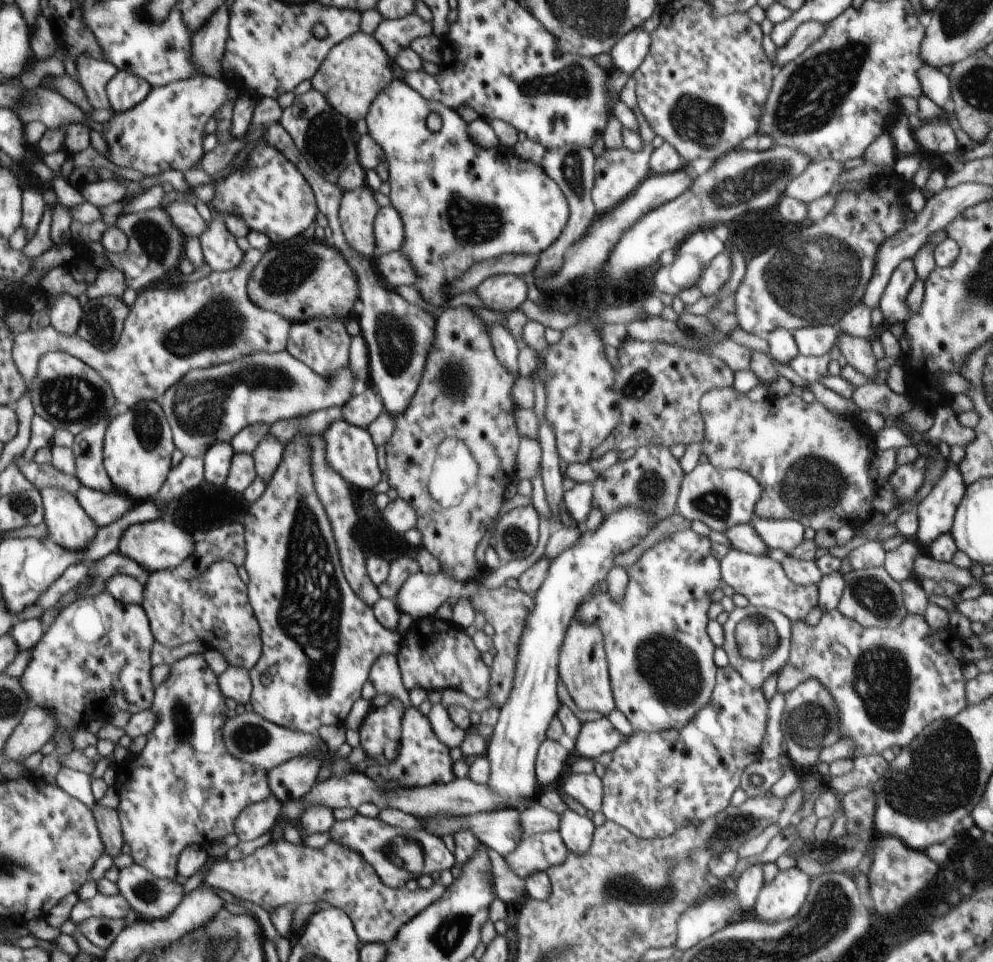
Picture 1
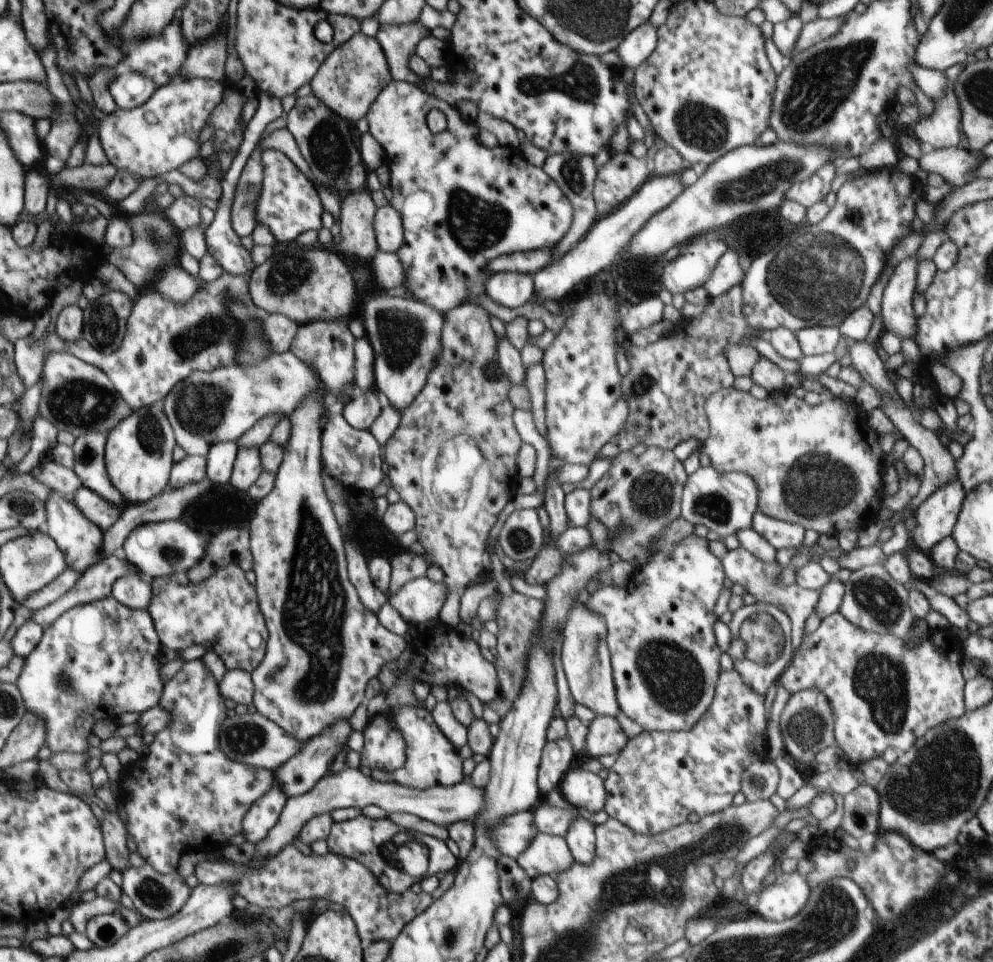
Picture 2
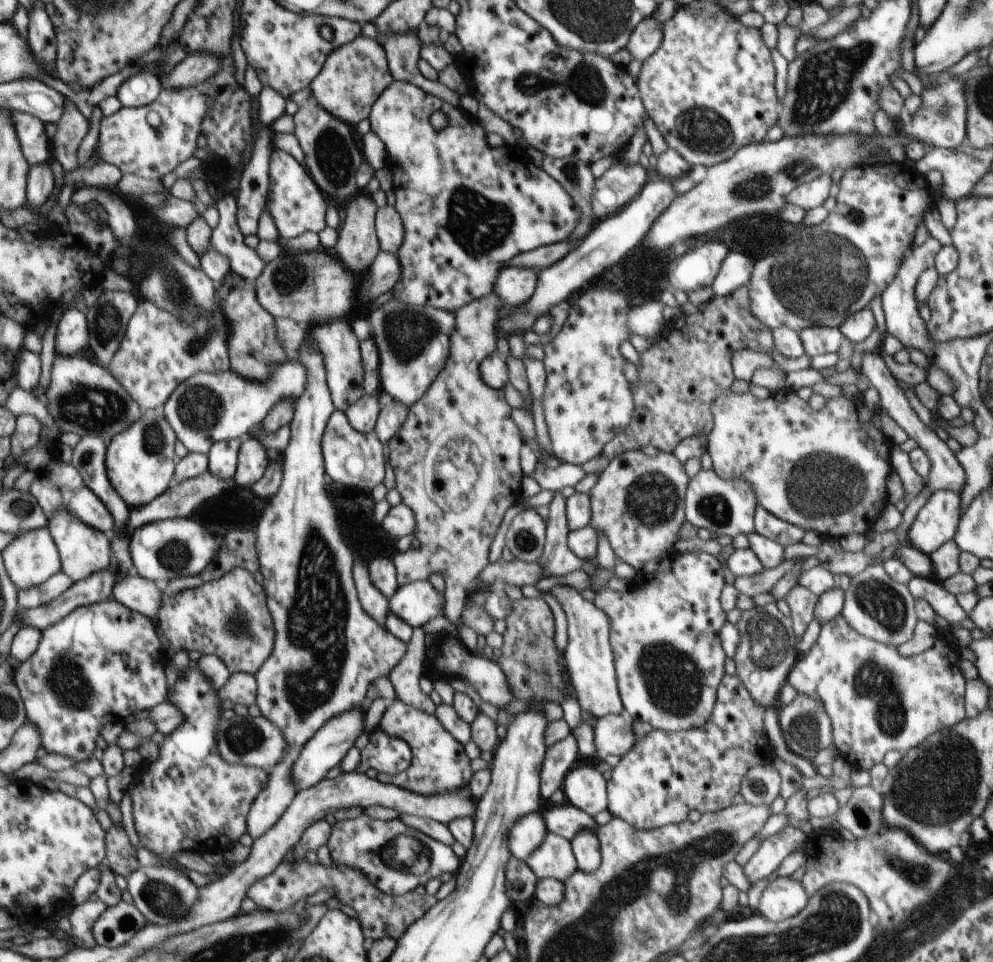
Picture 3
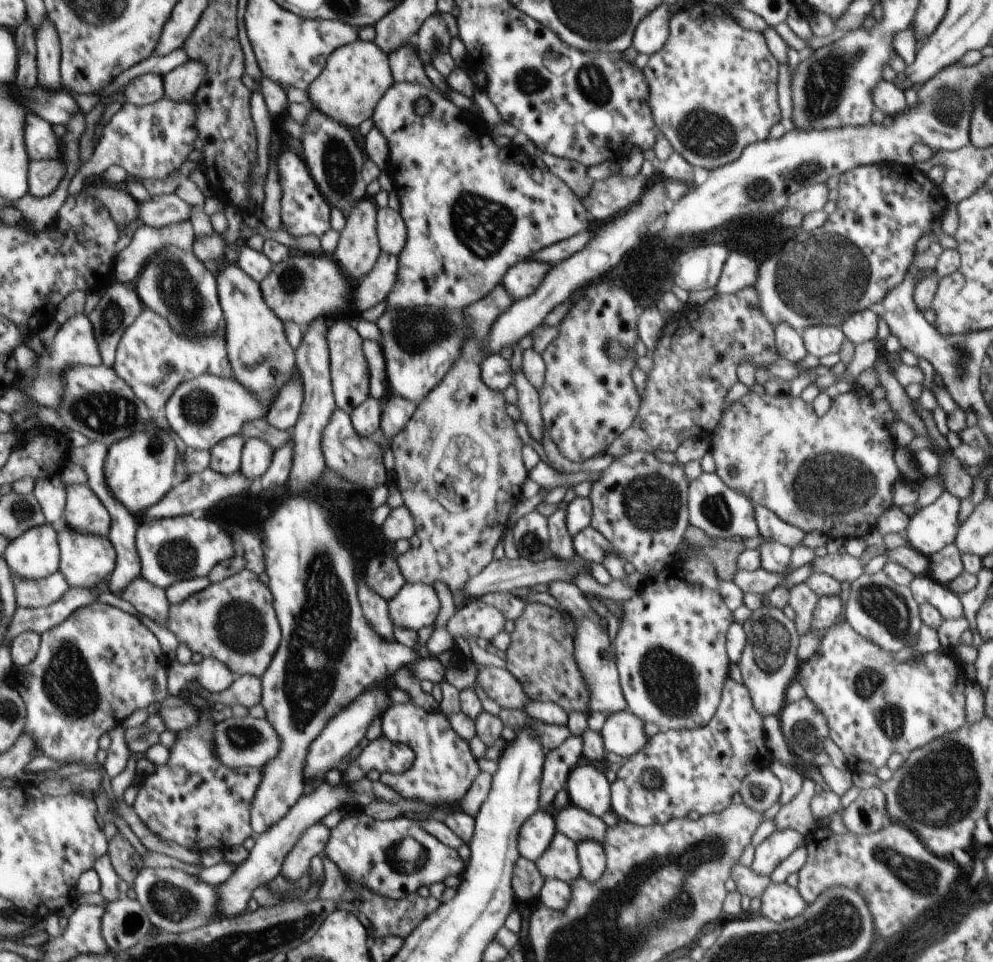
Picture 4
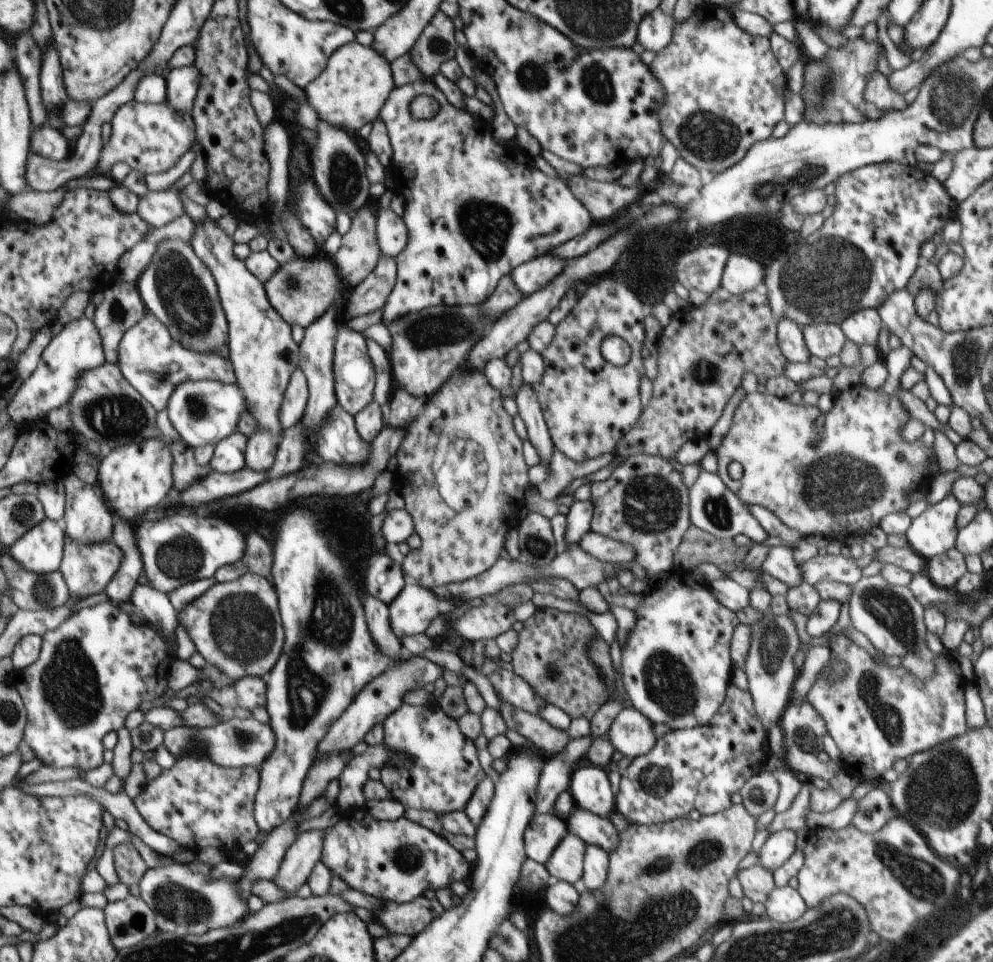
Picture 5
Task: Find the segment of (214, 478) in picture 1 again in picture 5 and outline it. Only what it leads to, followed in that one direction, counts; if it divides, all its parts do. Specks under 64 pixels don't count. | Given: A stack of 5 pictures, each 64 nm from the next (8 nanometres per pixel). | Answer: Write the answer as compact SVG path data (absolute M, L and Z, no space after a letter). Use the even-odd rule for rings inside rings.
M236 431L231 437L224 438L214 448L209 465L215 472L233 474L246 466L247 443L250 440L244 434Z

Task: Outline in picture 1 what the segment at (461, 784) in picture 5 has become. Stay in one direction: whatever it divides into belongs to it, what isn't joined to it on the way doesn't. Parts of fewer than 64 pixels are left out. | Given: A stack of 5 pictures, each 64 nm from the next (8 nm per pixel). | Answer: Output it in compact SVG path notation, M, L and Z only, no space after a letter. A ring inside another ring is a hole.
M412 707L405 710L402 718L400 750L397 751L396 758L386 763L383 768L379 764L370 766L365 775L379 784L384 779L391 779L404 782L409 788L444 785L455 780L452 762L450 749L436 738L427 716L419 708Z

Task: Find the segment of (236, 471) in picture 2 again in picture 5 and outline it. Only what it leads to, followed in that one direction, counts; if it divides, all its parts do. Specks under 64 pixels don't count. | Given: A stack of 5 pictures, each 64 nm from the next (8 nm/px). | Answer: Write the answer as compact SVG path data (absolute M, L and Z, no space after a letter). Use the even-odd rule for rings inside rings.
M209 217L195 226L191 242L195 254L207 264L218 284L219 298L230 327L227 358L235 372L237 386L251 404L250 413L258 426L248 438L245 467L254 472L267 472L272 468L283 439L278 414L290 378L298 369L299 345L292 338L292 327L268 302L266 284L248 270L244 261L234 256L234 244L234 240Z

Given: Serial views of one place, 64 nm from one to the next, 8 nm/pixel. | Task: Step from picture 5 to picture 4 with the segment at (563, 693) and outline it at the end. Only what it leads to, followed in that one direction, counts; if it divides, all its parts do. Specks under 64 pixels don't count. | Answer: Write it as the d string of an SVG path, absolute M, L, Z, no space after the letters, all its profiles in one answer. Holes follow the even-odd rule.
M526 602L522 615L514 620L514 631L510 634L510 646L502 653L506 668L516 682L520 682L524 694L532 701L554 702L566 713L582 712L588 716L590 692L580 678L580 670L574 660L574 620L562 616L554 609L540 602Z

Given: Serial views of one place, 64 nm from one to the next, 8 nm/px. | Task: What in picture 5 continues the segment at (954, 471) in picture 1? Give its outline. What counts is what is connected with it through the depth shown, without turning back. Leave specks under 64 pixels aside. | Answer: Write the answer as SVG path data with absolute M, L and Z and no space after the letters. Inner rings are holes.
M952 493L938 504L927 507L918 518L911 520L905 533L909 547L924 559L942 556L950 548L955 548L960 508L960 502Z

